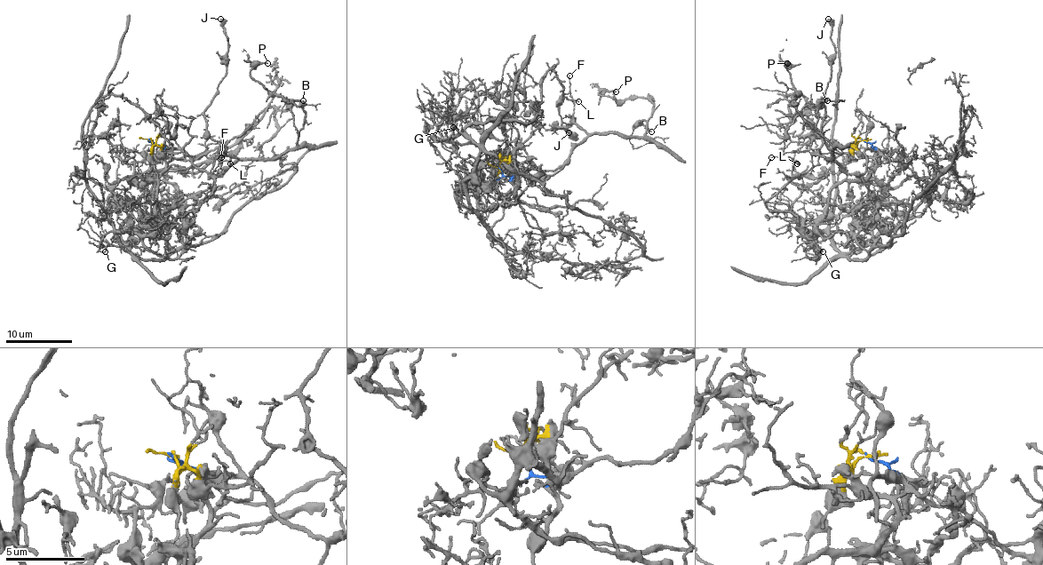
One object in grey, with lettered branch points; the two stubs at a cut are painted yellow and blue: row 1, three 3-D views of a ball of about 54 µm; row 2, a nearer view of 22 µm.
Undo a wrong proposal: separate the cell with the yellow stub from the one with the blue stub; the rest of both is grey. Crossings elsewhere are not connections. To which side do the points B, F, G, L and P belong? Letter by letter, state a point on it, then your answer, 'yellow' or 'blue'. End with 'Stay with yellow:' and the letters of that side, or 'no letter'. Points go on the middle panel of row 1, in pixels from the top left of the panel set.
B: (651, 131) | blue
F: (569, 75) | blue
G: (453, 127) | yellow
L: (578, 101) | yellow
P: (616, 91) | blue
Stay with yellow: G, L

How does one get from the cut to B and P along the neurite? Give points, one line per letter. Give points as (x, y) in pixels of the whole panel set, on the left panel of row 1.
B: (150, 140), (221, 174), (246, 157), (290, 151), (298, 131), (291, 106), (303, 100)
P: (150, 140), (185, 153), (213, 174), (242, 159), (274, 157), (291, 149), (305, 113), (250, 75), (268, 62)

